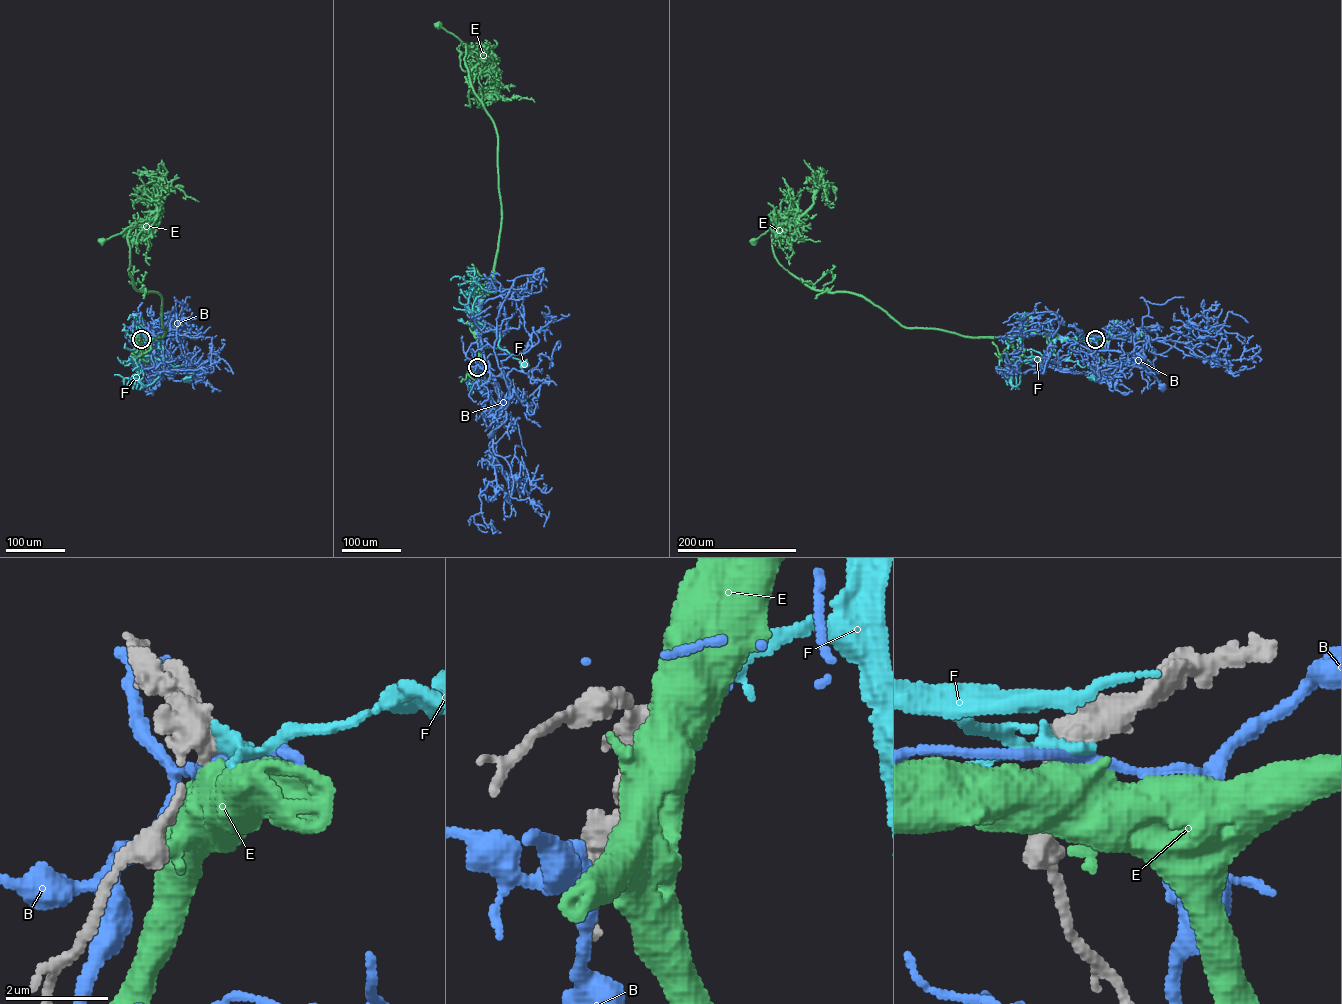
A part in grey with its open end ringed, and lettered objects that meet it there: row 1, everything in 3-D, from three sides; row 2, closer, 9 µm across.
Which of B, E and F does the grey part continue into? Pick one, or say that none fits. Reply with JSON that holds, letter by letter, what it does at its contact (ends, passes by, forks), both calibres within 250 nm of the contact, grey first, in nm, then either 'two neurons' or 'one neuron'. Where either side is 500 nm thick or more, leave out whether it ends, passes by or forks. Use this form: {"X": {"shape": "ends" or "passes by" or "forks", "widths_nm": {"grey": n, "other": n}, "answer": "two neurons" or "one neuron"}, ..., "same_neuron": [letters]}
{"B": {"shape": "passes by", "widths_nm": {"grey": 400, "other": 180}, "answer": "two neurons"}, "E": {"widths_nm": {"grey": 360, "other": 750}, "answer": "two neurons"}, "F": {"shape": "passes by", "widths_nm": {"grey": 400, "other": 240}, "answer": "one neuron"}, "same_neuron": ["F"]}

